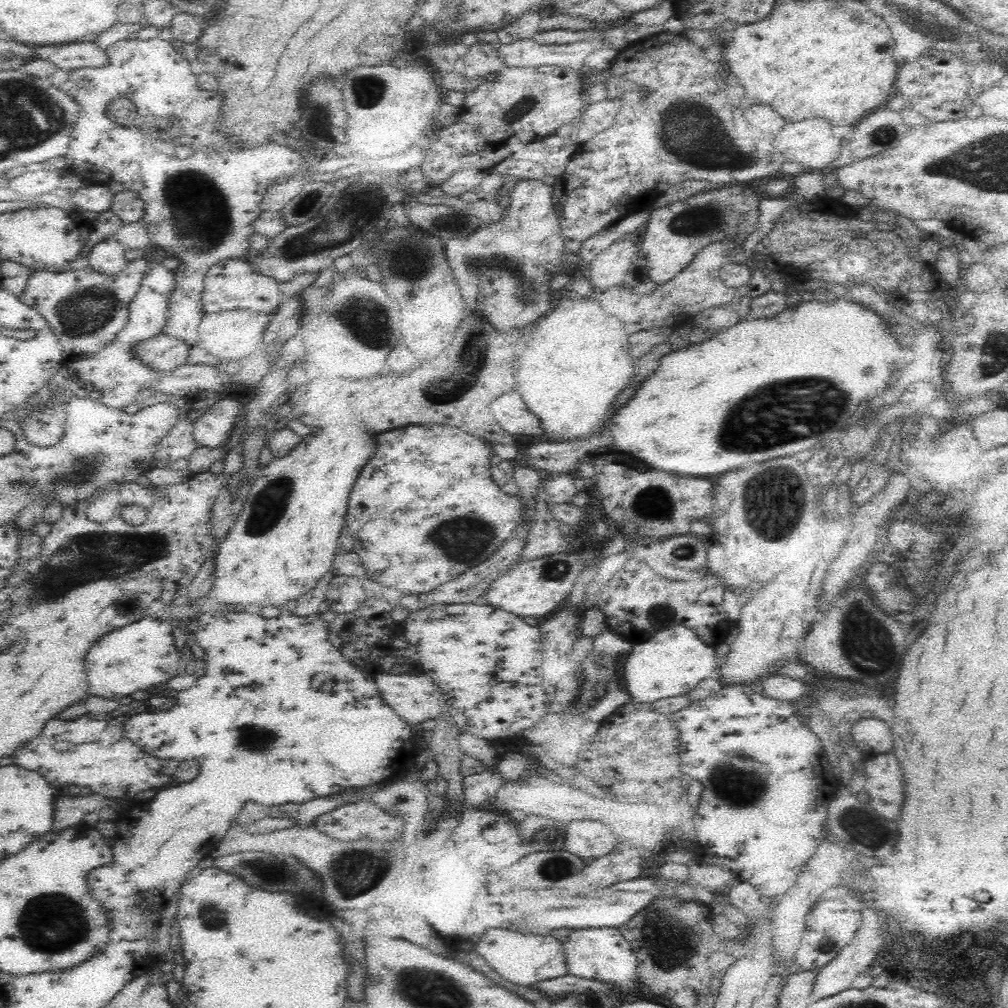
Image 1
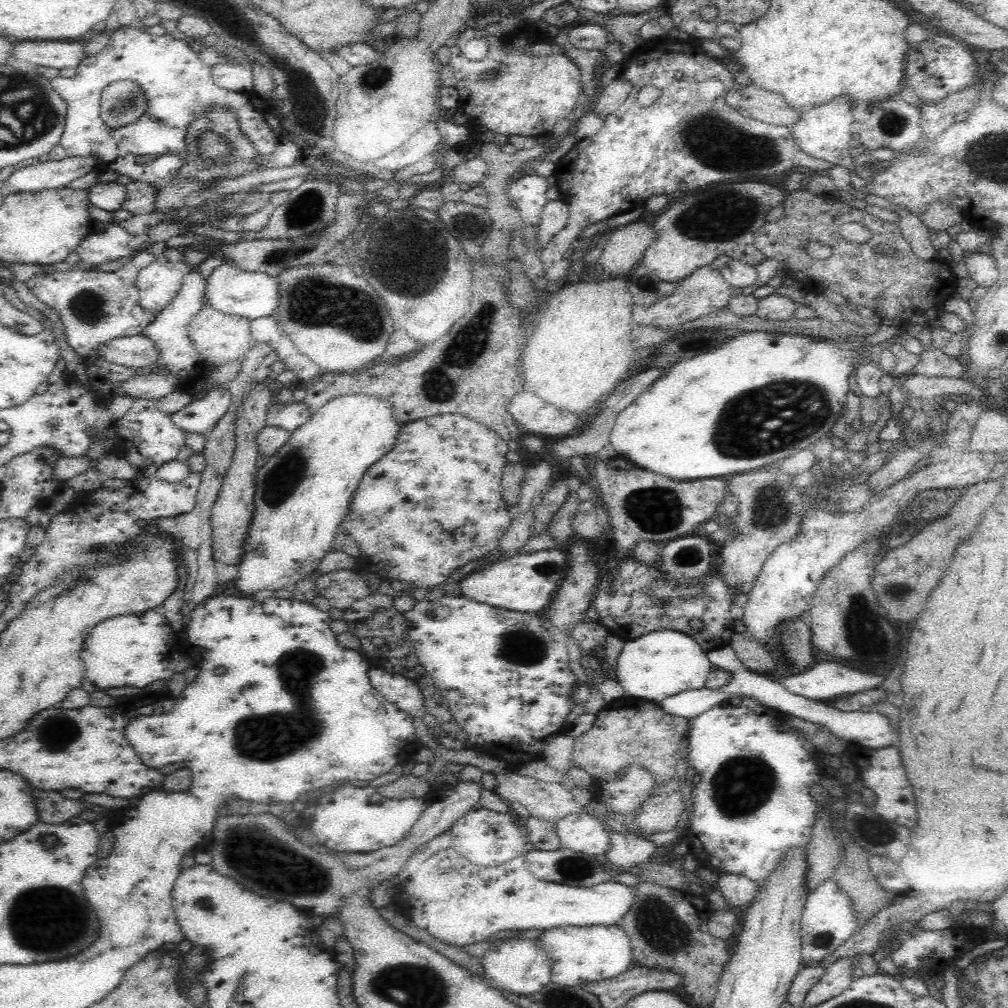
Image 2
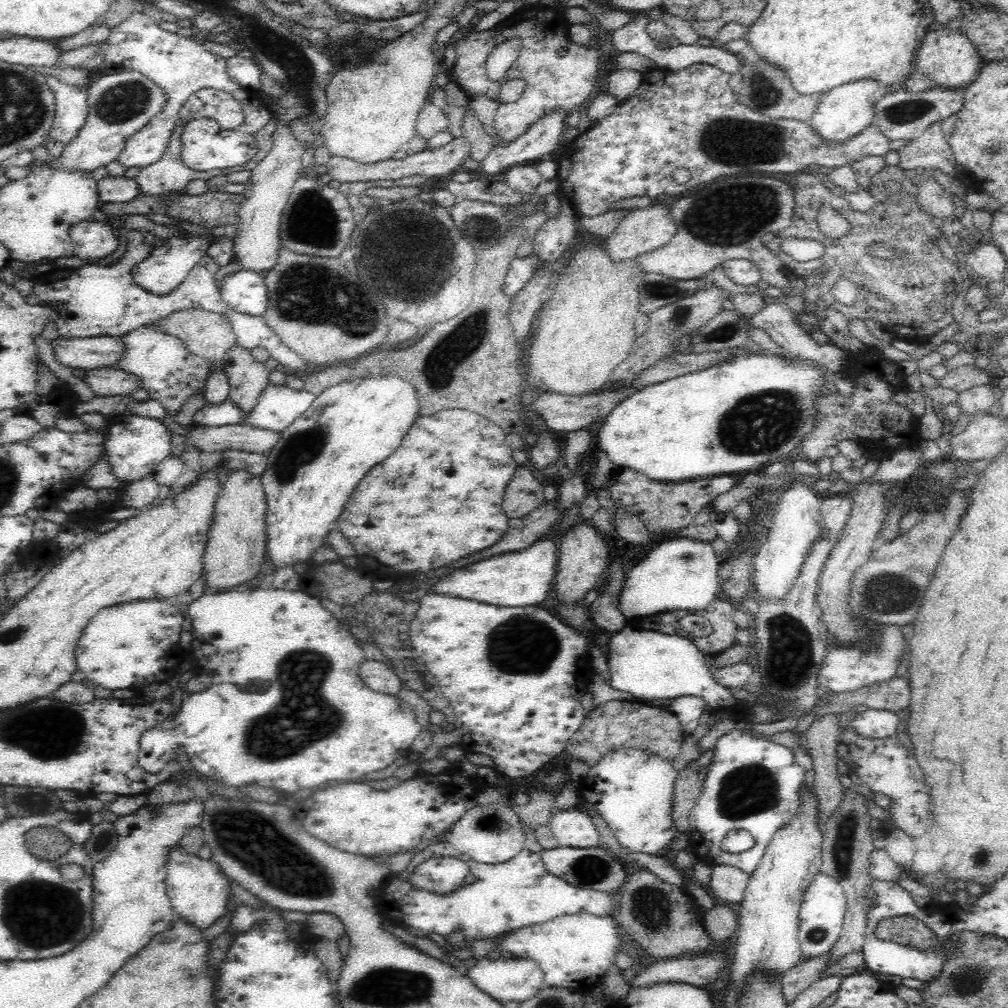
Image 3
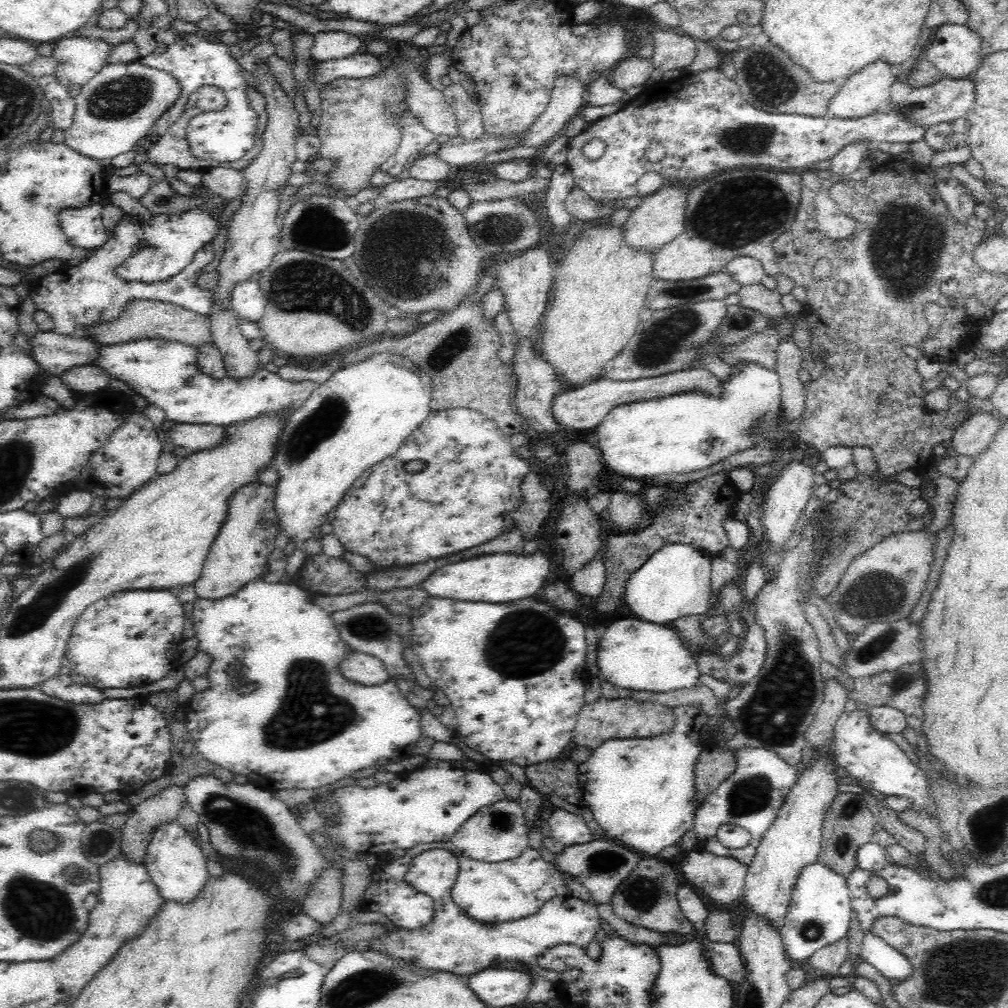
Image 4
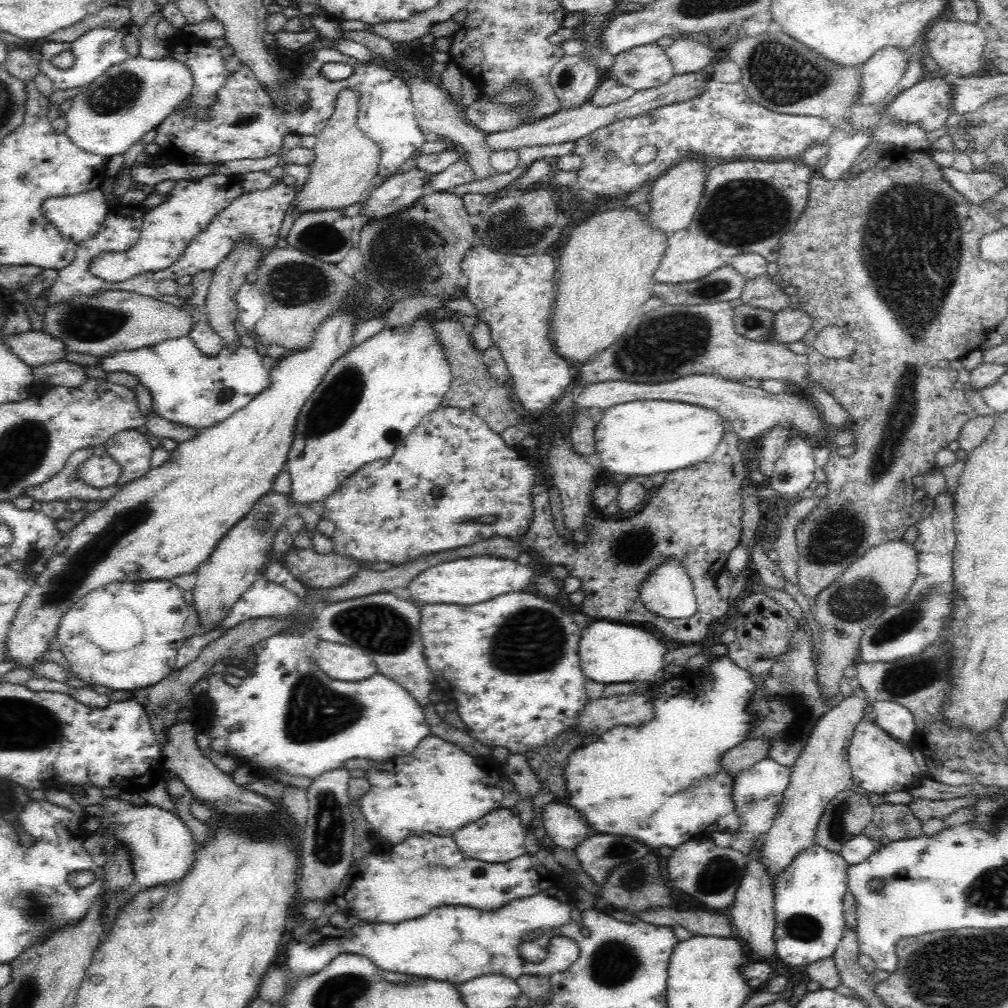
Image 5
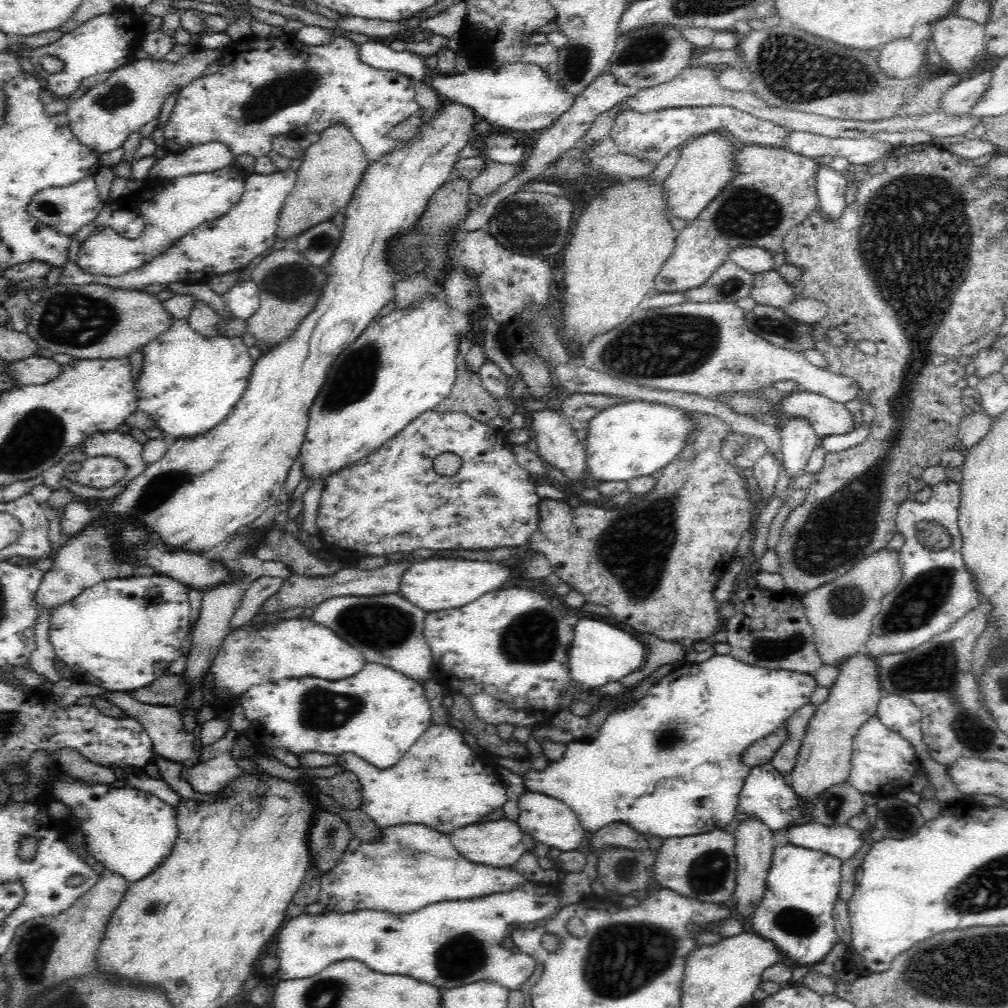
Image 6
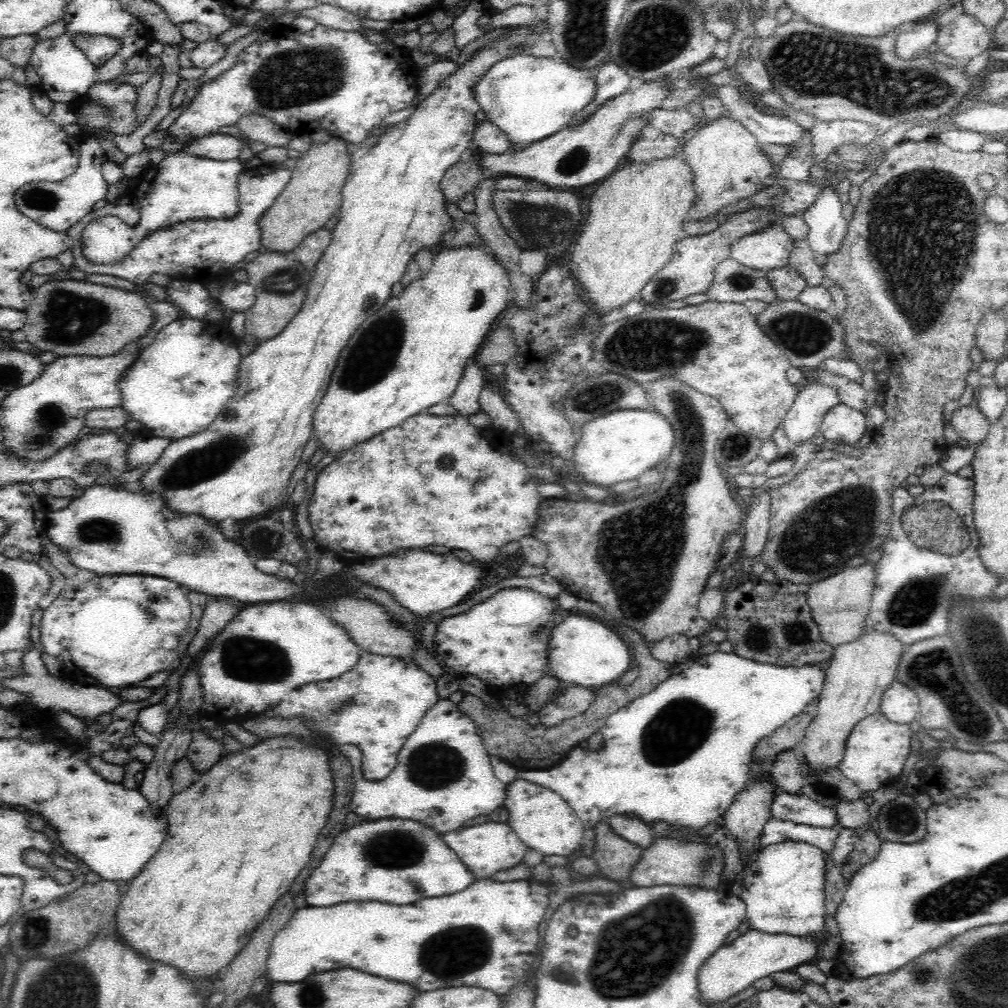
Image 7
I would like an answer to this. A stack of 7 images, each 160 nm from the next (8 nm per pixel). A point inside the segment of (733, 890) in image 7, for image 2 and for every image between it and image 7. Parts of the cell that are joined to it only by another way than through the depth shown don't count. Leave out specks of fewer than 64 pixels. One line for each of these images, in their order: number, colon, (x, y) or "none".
2: (827, 920)
3: (821, 917)
4: (819, 913)
5: (808, 896)
6: (796, 914)

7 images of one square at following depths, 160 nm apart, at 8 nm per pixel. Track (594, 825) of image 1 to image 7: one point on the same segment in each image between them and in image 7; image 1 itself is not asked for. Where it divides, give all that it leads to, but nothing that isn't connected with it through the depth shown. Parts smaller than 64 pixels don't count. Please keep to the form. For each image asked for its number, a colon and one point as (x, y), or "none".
2: (580, 832)
3: (572, 828)
4: (567, 828)
5: (567, 828)
6: (544, 818)
7: (541, 818)

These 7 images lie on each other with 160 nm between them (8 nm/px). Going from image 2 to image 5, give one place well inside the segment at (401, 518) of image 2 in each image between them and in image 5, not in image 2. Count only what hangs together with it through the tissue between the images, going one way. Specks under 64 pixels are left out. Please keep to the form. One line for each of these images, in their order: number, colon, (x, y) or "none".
3: (438, 498)
4: (470, 482)
5: (452, 470)

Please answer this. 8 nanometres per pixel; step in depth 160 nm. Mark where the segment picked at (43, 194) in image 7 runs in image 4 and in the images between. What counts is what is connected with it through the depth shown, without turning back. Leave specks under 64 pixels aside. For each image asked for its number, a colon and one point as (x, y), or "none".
4: (83, 226)
5: (78, 218)
6: (66, 210)

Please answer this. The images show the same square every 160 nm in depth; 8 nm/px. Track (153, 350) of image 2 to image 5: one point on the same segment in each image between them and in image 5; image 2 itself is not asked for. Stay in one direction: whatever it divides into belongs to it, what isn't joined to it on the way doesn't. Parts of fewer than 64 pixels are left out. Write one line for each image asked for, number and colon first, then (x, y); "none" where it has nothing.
3: (101, 352)
4: (55, 353)
5: (36, 348)

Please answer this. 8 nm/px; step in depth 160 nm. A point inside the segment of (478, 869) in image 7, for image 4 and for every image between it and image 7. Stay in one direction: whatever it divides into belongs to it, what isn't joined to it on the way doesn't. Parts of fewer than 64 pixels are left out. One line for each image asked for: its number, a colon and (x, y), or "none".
4: (498, 832)
5: (498, 837)
6: (496, 843)

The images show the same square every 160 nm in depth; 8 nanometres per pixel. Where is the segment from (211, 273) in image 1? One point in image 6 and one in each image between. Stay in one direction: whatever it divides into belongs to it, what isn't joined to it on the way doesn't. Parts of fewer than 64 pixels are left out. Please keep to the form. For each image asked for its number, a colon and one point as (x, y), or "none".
2: (228, 289)
3: (245, 291)
4: (246, 298)
5: (251, 305)
6: (243, 299)

